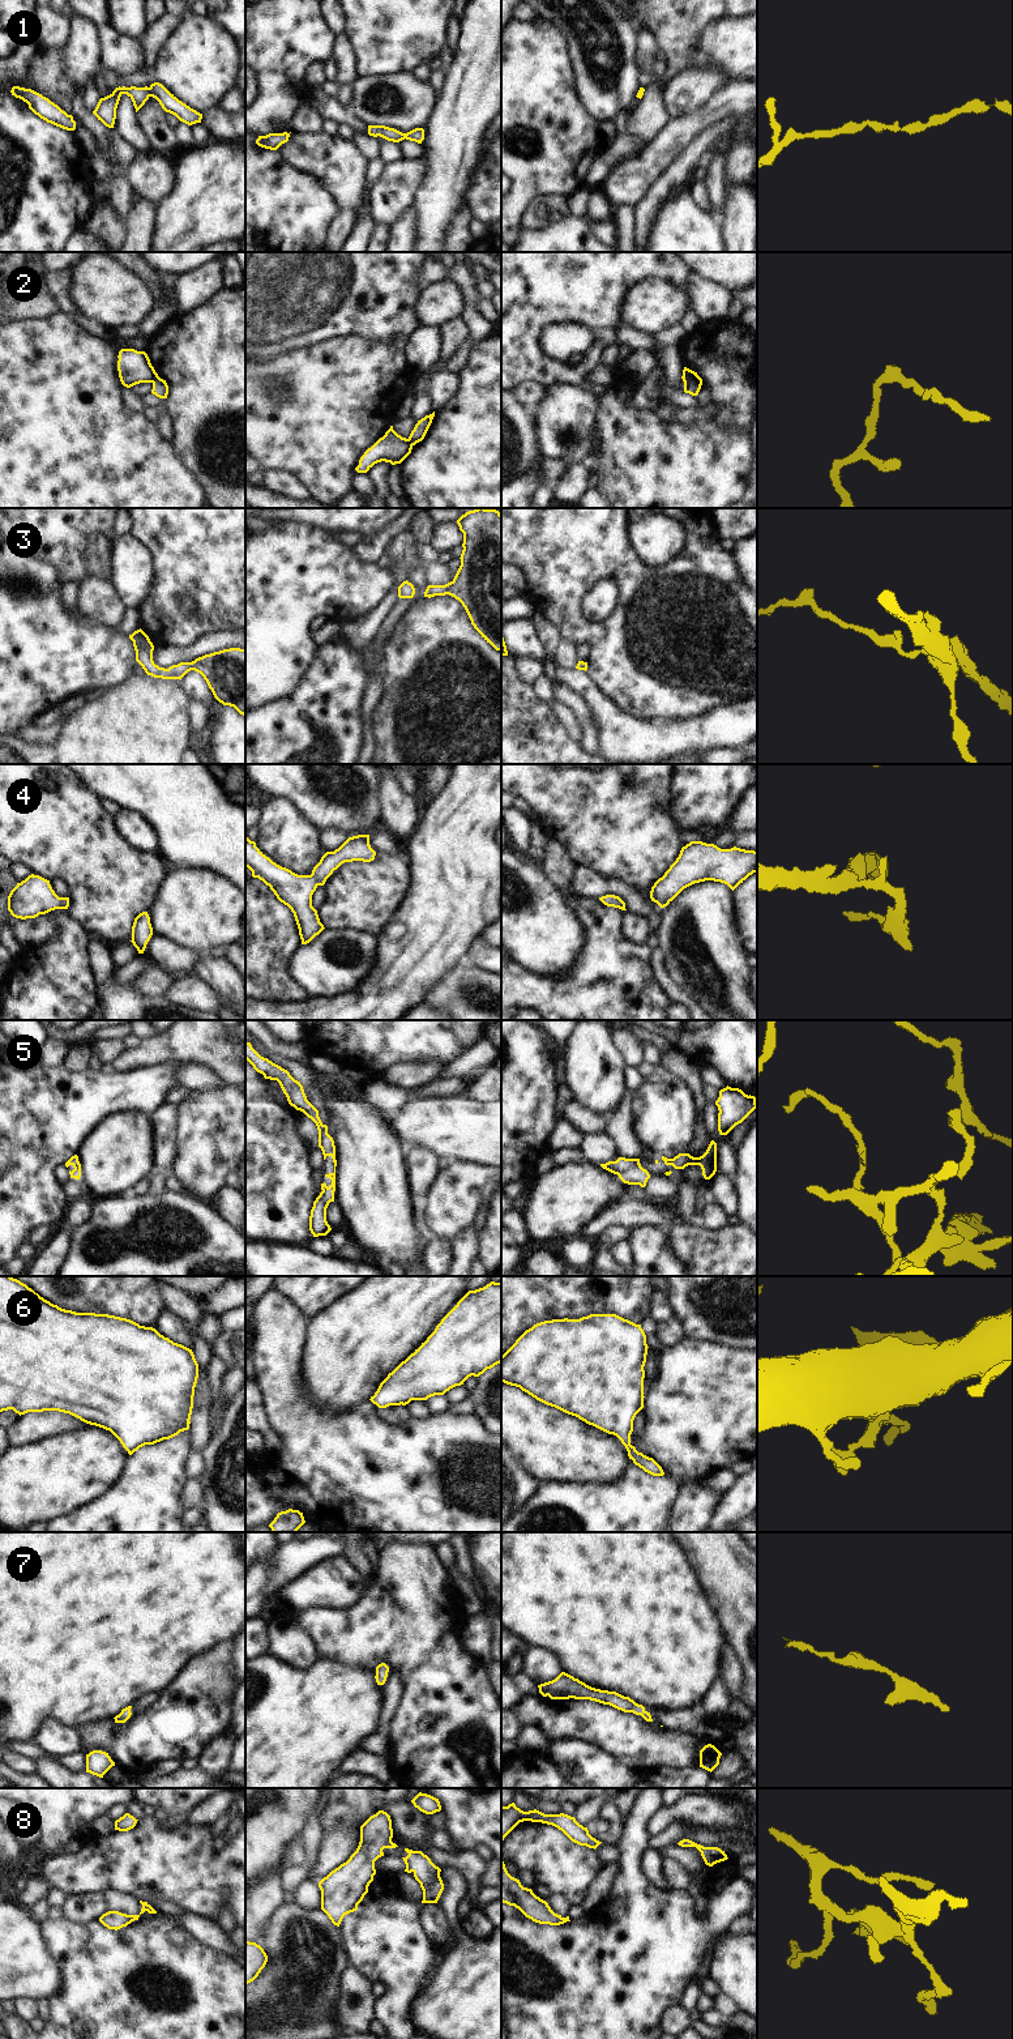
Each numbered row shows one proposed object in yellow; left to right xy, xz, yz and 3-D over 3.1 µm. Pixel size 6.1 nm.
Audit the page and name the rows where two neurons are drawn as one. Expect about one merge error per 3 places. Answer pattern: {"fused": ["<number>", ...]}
{"fused": ["2", "8"]}

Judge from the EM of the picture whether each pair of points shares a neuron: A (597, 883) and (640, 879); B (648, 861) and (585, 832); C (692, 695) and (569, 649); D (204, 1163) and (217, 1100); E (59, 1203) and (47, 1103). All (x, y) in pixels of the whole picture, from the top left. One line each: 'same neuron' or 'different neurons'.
A: different neurons
B: same neuron
C: different neurons
D: same neuron
E: same neuron

